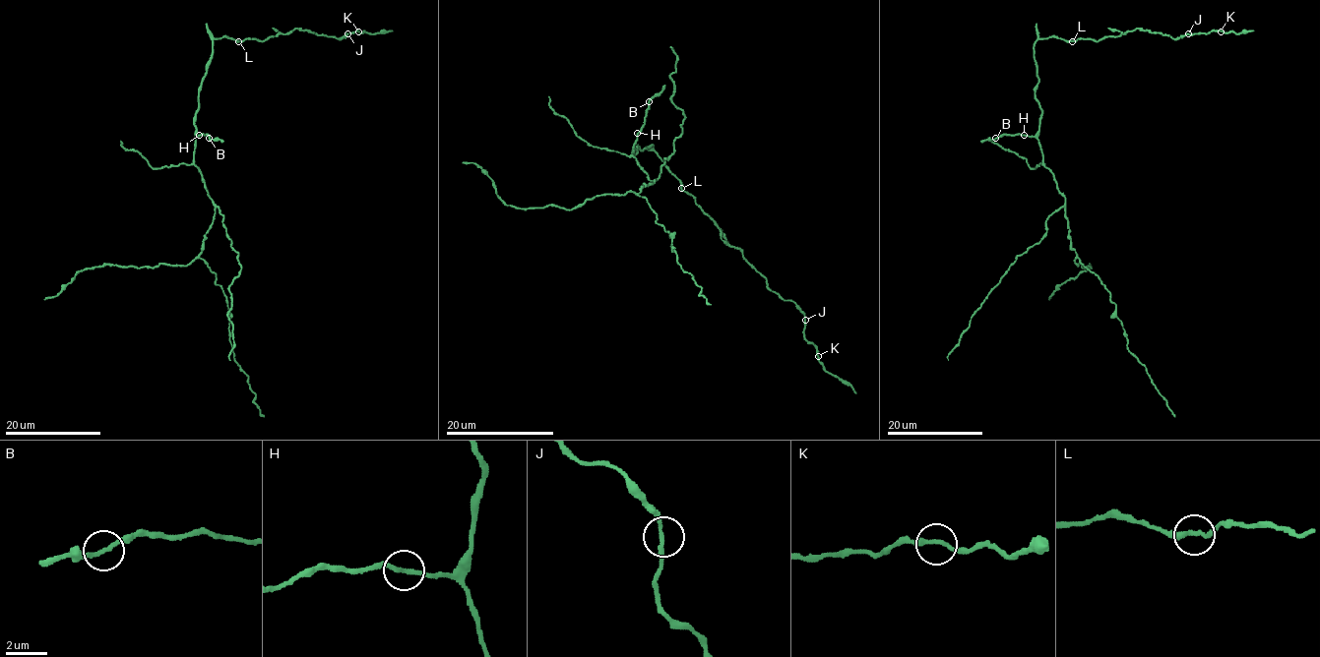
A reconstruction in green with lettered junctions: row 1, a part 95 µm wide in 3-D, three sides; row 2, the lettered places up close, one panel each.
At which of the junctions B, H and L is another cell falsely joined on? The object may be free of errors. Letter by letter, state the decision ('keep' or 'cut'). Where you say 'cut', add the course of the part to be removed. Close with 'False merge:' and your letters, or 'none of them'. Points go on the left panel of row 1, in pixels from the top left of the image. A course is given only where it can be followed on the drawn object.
B: keep
H: keep
L: keep
False merge: none of them

